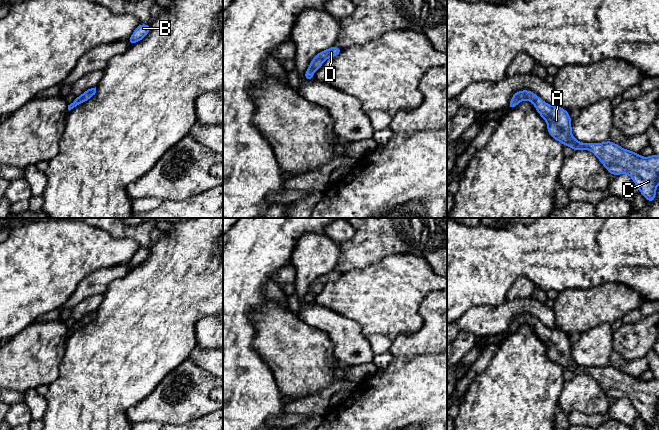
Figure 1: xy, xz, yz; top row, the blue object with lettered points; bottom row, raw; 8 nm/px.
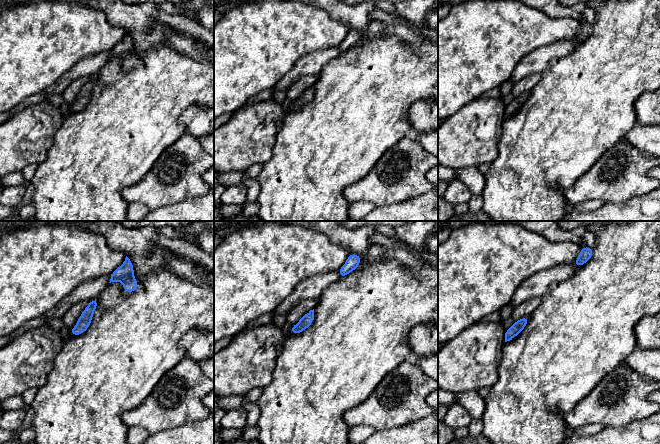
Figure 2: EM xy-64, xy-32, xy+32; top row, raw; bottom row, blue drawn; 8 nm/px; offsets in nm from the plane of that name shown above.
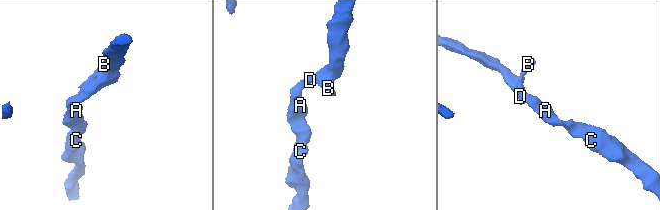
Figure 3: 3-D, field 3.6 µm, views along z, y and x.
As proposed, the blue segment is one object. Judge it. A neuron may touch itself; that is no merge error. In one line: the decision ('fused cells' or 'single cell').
single cell

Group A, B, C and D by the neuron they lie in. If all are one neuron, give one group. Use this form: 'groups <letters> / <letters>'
groups A B C D

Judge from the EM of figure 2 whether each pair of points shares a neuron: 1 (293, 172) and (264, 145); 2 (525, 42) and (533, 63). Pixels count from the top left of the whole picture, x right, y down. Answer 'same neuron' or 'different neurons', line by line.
1: different neurons
2: different neurons

